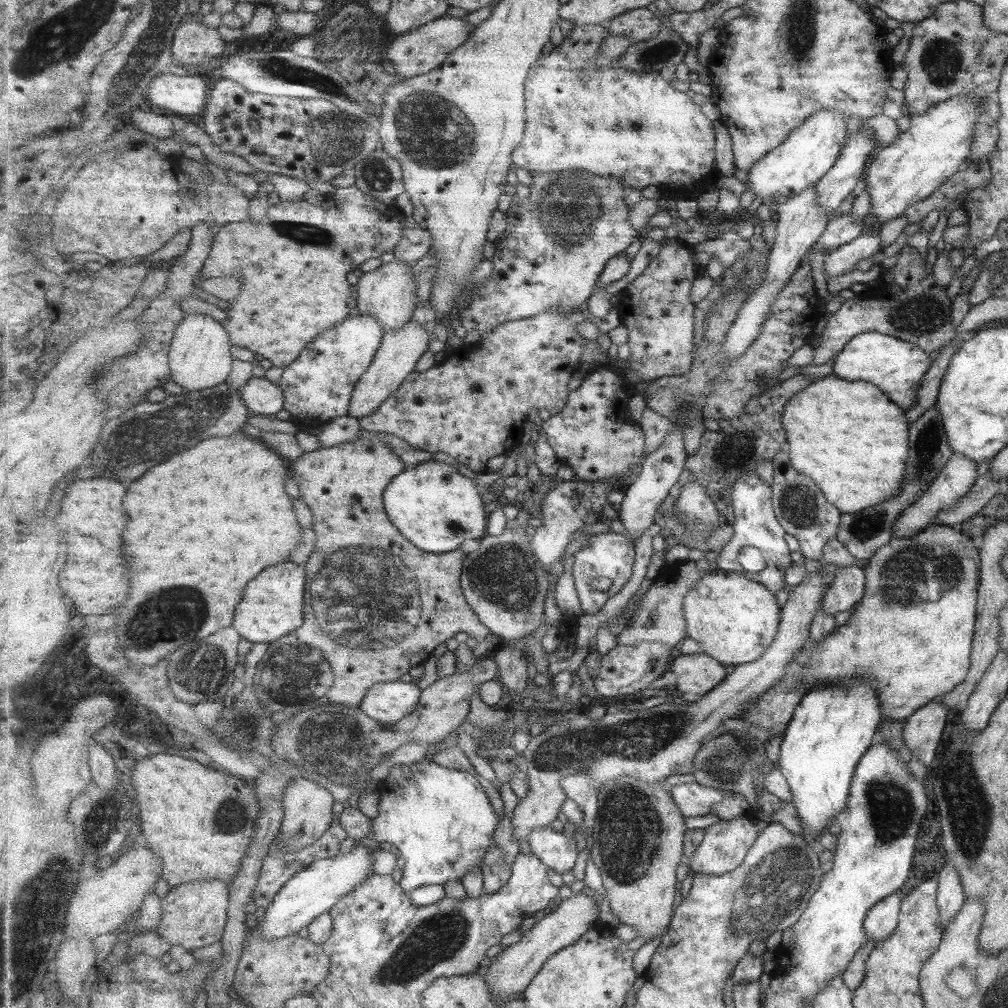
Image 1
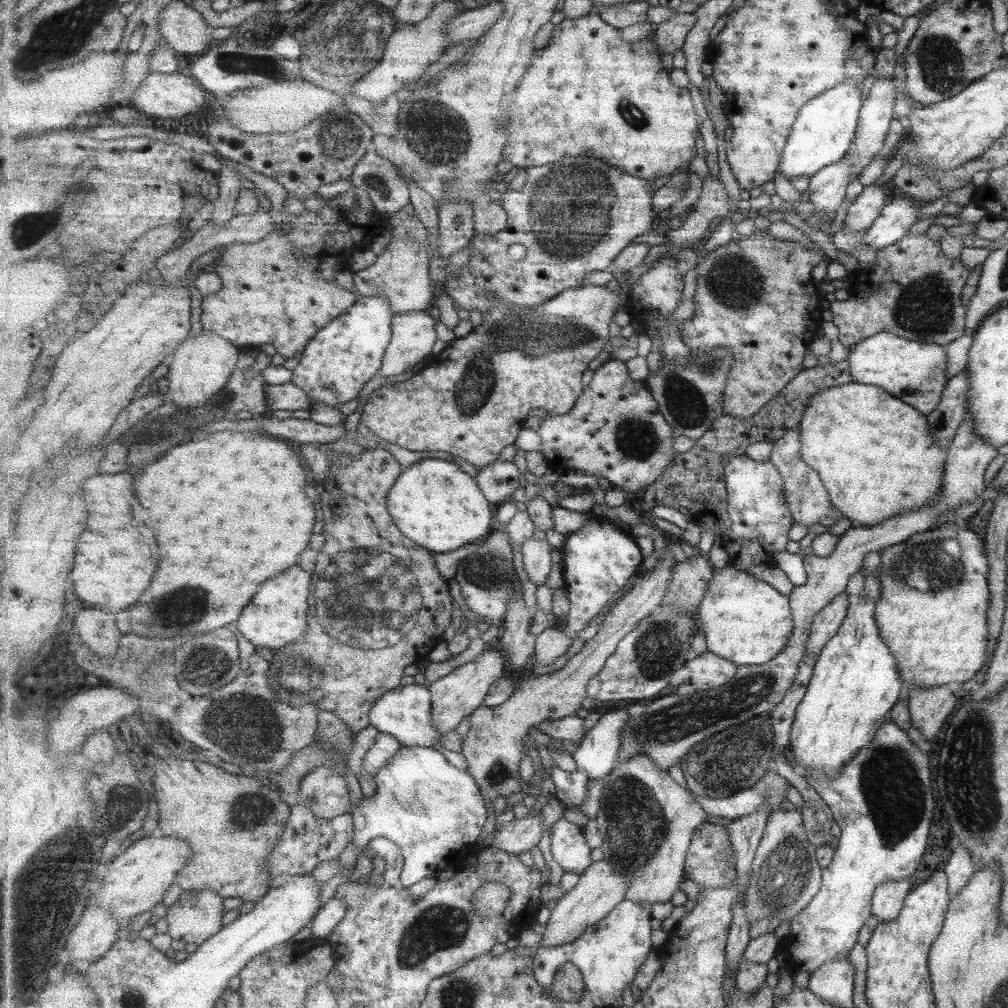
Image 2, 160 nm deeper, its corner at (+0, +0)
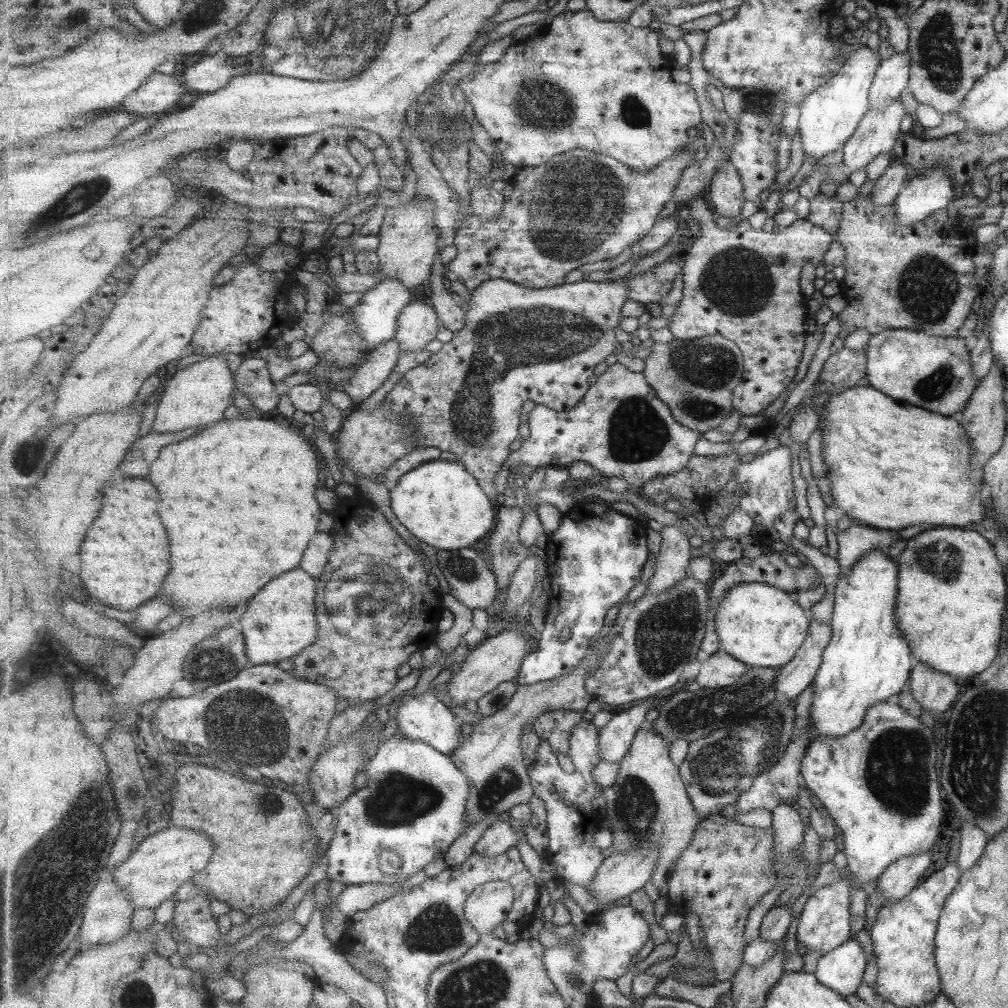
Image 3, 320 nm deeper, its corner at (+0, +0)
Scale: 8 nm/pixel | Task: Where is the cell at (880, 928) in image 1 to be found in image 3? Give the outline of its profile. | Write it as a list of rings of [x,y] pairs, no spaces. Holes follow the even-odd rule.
[[[931,848],[918,855],[909,855],[906,858],[893,862],[877,878],[876,891],[881,893],[884,901],[887,899],[899,900],[919,883],[921,875],[931,862]]]

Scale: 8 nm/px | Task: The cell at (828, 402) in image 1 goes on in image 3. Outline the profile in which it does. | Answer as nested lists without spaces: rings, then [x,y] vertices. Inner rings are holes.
[[[865,383],[847,388],[845,391],[833,395],[827,401],[827,408],[825,410],[821,409],[819,417],[822,434],[821,445],[824,446],[824,448],[821,448],[821,456],[823,456],[823,464],[828,468],[826,476],[830,480],[833,505],[840,514],[845,514],[850,520],[855,519],[861,524],[887,531],[899,531],[908,526],[913,526],[913,524],[931,524],[935,528],[952,527],[964,529],[972,524],[977,525],[984,520],[981,494],[979,494],[981,488],[985,486],[983,471],[981,467],[971,468],[972,450],[970,440],[956,417],[941,416],[938,412],[929,412],[927,409],[896,401],[892,397],[885,396],[885,393],[879,392],[878,389],[872,389]]]

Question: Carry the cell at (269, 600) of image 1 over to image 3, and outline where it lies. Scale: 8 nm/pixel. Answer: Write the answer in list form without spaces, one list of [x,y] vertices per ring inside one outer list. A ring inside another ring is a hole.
[[[302,569],[287,572],[273,579],[246,605],[239,627],[244,634],[251,665],[277,664],[293,658],[318,640],[316,596],[319,580]]]

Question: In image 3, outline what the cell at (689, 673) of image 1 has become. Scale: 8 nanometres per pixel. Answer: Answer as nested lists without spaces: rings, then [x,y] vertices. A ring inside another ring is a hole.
[[[721,650],[701,662],[695,681],[703,688],[733,686],[748,673],[749,666]]]

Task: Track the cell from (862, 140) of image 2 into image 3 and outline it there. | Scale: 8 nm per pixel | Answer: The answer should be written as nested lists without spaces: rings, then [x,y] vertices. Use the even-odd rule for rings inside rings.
[[[907,51],[901,52],[901,54],[894,52],[887,60],[882,60],[870,87],[869,110],[879,112],[889,102],[900,98],[900,93],[906,89],[908,77],[909,54]]]

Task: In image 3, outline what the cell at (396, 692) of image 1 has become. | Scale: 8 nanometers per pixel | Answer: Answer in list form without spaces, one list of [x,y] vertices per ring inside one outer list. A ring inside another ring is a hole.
[[[428,690],[421,694],[412,694],[403,697],[398,705],[398,725],[404,736],[414,741],[423,741],[430,744],[439,752],[453,755],[453,752],[461,746],[463,735],[461,734],[462,721],[453,714],[447,704],[443,704],[434,691]]]

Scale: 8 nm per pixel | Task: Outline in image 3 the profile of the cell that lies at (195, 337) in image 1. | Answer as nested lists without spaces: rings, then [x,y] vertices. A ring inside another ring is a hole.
[[[224,353],[207,355],[202,361],[174,371],[175,375],[161,396],[153,430],[181,432],[187,428],[209,426],[213,422],[225,420],[225,410],[232,404],[236,380],[223,355]]]

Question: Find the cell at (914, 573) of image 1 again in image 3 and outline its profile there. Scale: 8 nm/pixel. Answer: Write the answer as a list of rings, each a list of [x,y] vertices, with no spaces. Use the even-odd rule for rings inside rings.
[[[969,527],[925,530],[906,540],[905,545],[896,561],[899,575],[895,616],[899,630],[910,646],[911,657],[915,662],[926,664],[955,678],[965,678],[975,672],[983,674],[983,670],[999,652],[1005,610],[1005,576],[991,546]]]

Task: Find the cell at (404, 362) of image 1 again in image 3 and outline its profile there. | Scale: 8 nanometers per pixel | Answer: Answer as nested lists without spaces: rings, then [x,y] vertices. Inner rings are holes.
[[[425,301],[409,303],[399,317],[396,337],[400,342],[401,353],[422,351],[430,340],[438,338],[441,322],[435,307]]]

